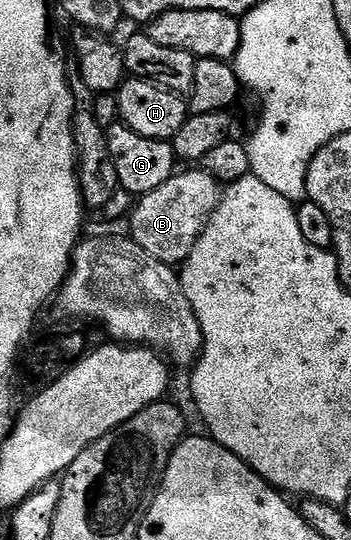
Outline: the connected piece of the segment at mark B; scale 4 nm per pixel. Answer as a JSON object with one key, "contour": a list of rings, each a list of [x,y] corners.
{"contour":[[[202,168],[179,171],[165,185],[139,199],[129,219],[131,239],[164,264],[181,265],[204,232],[221,195],[219,181]]]}

